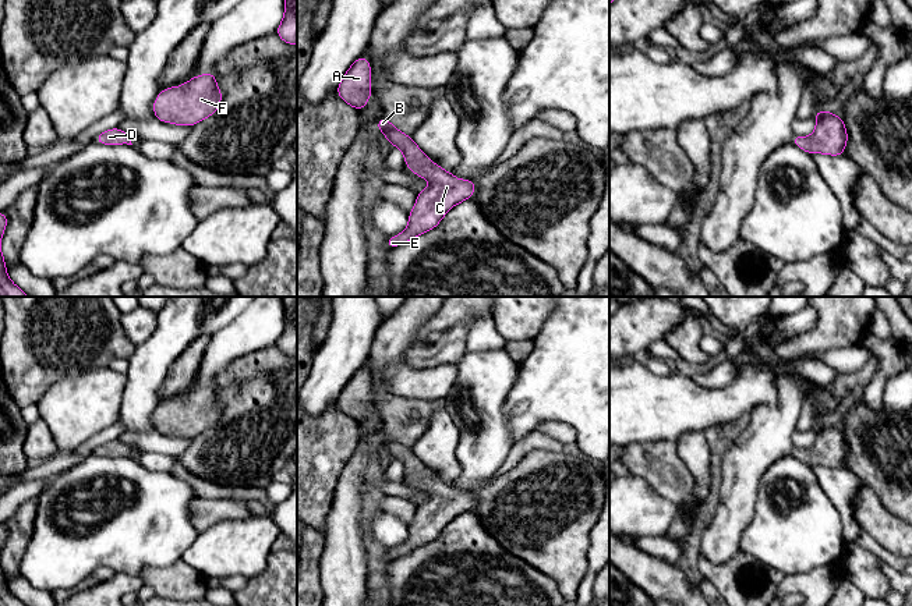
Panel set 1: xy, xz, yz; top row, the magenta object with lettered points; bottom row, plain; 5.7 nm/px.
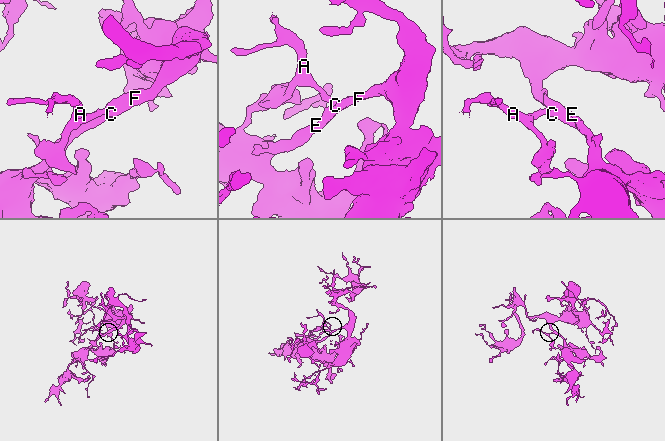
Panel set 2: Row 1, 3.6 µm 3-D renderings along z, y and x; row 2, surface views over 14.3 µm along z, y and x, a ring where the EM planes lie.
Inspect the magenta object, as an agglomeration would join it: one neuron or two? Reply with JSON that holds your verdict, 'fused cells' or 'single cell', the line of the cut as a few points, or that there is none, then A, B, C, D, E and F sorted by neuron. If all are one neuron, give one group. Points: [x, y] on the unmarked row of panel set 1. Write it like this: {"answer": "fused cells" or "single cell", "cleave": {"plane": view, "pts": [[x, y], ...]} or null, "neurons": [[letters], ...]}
{"answer": "single cell", "cleave": null, "neurons": [["A", "B", "C", "D", "E", "F"]]}

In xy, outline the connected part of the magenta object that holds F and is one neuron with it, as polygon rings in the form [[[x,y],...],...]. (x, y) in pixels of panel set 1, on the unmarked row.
[[[212,383],[195,387],[183,398],[160,403],[152,419],[156,432],[191,439],[215,426],[222,410],[223,405],[218,400]]]

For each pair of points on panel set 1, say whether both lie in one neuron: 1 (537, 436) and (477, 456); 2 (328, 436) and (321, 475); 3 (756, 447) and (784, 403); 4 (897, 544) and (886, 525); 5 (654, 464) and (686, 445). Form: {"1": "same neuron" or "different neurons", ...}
{"1": "different neurons", "2": "same neuron", "3": "same neuron", "4": "same neuron", "5": "different neurons"}

